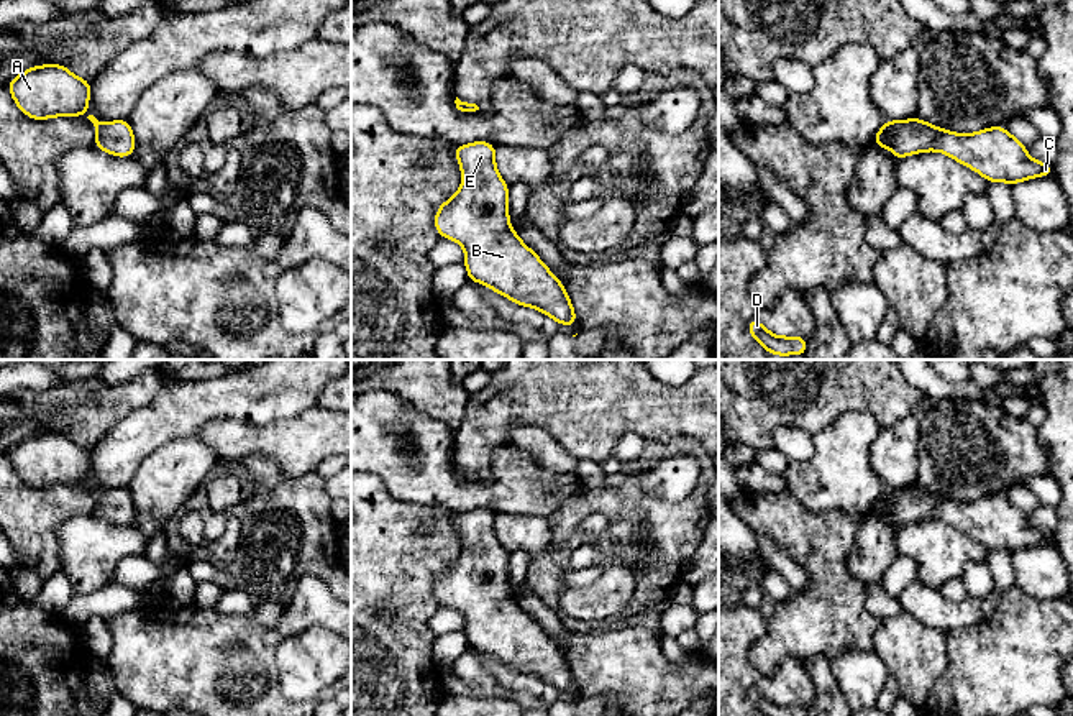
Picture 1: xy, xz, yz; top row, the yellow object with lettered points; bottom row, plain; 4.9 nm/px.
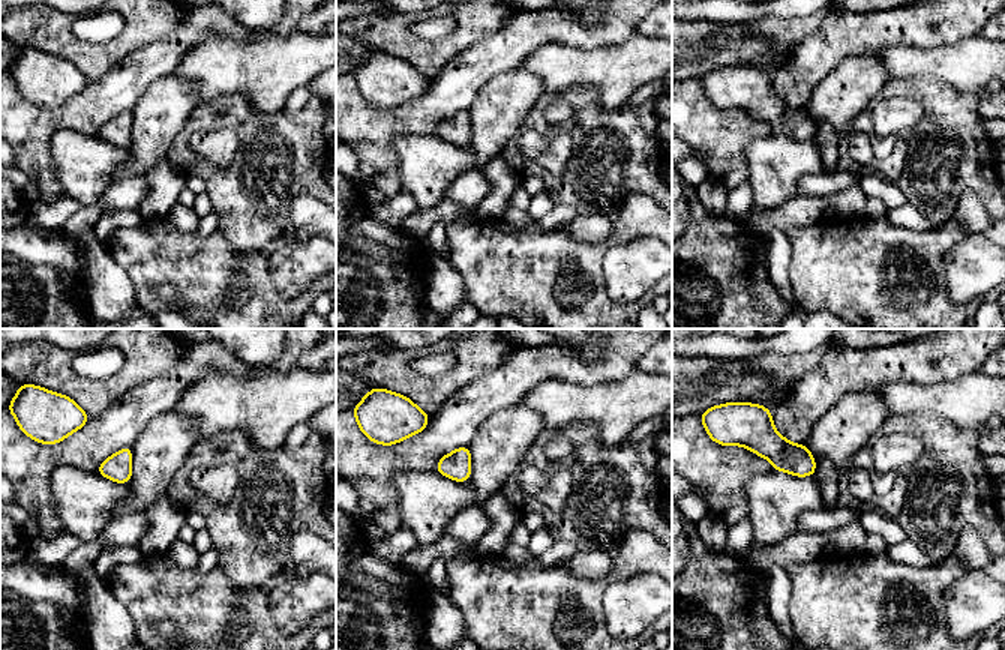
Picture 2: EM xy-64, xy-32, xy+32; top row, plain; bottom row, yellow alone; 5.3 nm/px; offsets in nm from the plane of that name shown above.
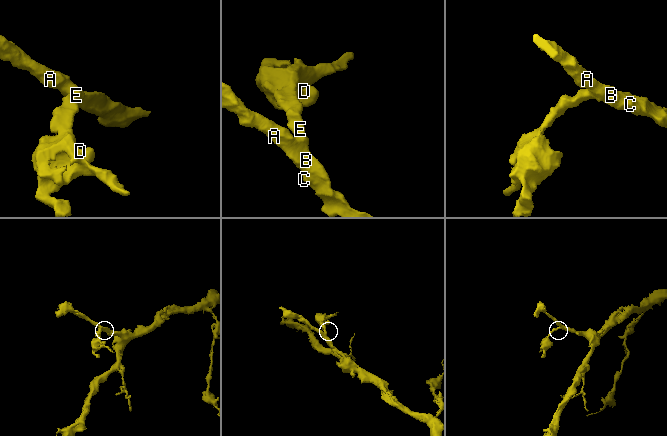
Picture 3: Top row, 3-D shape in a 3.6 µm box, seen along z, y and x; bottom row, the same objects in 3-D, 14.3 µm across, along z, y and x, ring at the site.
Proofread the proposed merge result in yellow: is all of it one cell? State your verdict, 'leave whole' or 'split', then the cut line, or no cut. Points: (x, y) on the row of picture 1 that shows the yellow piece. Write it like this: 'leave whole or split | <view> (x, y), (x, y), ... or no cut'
leave whole | no cut

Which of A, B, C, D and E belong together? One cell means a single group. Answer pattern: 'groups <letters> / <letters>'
groups A B C D E

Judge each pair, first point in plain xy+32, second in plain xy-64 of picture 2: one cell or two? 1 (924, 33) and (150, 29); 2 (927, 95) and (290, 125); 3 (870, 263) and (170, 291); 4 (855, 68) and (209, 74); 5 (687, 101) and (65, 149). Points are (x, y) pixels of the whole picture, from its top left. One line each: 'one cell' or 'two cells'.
1: two cells
2: one cell
3: two cells
4: two cells
5: two cells

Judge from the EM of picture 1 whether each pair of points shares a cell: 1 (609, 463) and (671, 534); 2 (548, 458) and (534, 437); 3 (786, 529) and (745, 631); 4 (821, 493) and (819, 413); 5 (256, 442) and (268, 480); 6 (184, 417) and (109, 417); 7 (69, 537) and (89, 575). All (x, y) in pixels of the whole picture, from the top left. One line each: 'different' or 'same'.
1: different
2: same
3: different
4: different
5: different
6: different
7: same

